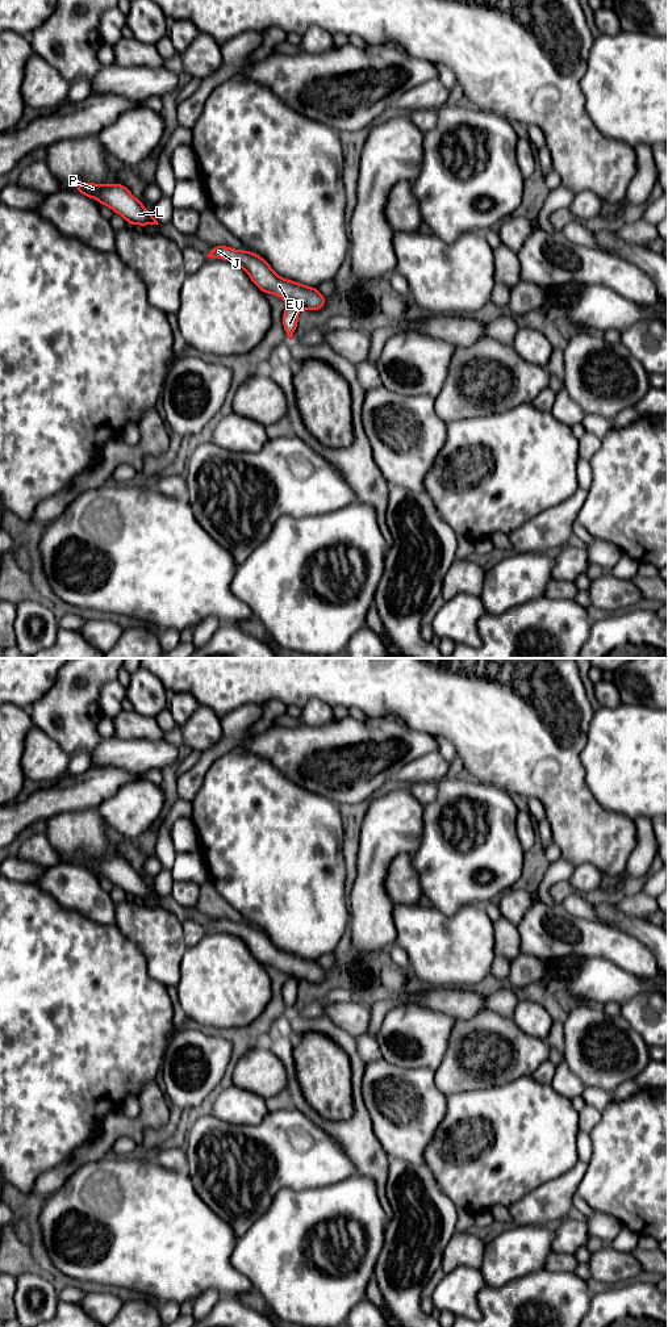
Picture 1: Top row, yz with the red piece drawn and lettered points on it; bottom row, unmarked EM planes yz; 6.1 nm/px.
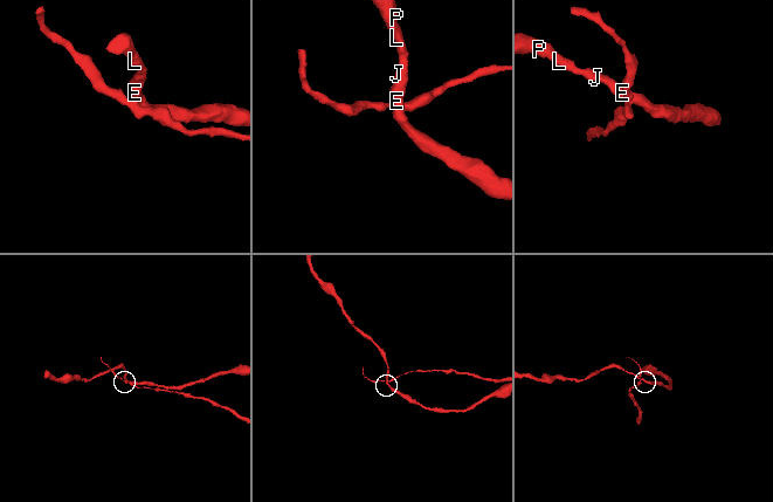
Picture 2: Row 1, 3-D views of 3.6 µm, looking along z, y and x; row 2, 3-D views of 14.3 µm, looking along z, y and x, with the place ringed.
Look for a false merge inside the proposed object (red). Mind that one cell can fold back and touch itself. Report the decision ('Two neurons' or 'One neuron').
Two neurons

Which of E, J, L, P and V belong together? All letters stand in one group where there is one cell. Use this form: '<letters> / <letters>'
E J L P / V

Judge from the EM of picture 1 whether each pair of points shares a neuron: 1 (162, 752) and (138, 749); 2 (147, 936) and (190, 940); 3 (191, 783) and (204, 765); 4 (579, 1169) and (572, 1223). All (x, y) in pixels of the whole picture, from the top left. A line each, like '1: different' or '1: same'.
1: same
2: different
3: same
4: different

